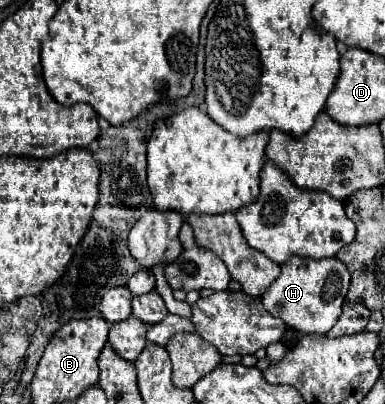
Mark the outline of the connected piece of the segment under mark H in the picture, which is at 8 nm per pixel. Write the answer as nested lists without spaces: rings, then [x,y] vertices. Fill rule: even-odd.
[[[295,256],[295,260],[281,266],[281,274],[261,296],[261,302],[269,314],[303,334],[327,334],[341,316],[349,282],[351,274],[347,274],[347,266],[335,256],[331,260],[299,260]]]

